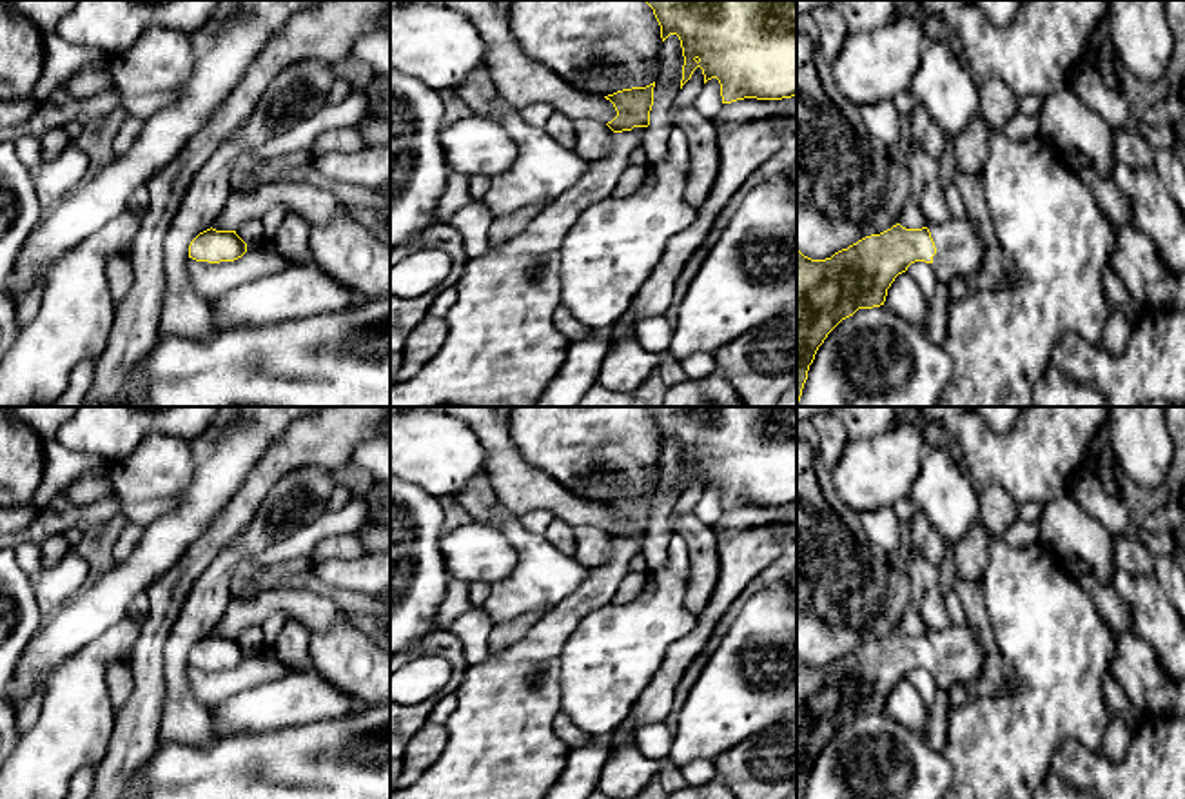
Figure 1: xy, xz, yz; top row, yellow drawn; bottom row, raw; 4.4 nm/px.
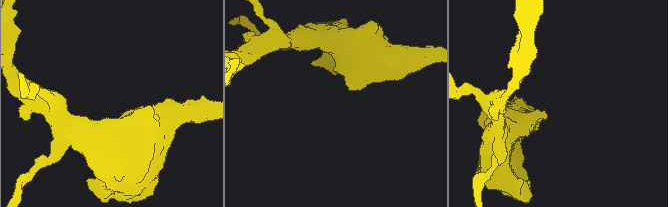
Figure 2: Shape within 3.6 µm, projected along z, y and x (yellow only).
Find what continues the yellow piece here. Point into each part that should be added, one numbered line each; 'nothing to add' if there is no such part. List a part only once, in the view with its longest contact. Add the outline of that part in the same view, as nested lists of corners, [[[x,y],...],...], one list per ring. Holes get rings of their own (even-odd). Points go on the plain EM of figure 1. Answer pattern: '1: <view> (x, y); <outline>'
1: yz (959, 656); [[[951,625],[927,636],[936,654],[931,672],[938,688],[949,690],[956,683],[969,686],[978,681],[985,652],[969,626]]]

